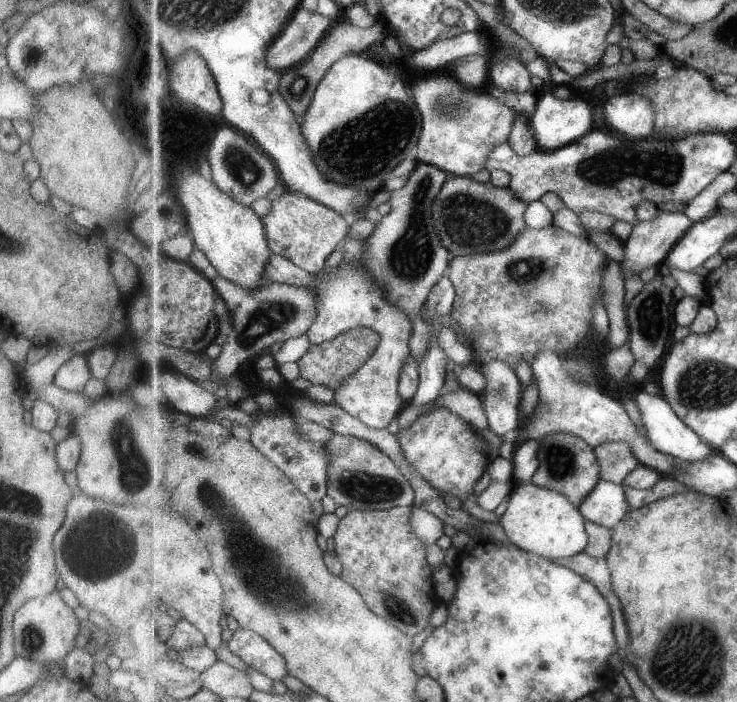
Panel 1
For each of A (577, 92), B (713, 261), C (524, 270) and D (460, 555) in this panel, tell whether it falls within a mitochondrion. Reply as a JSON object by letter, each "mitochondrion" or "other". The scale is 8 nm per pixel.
{"A":"other","B":"other","C":"mitochondrion","D":"other"}

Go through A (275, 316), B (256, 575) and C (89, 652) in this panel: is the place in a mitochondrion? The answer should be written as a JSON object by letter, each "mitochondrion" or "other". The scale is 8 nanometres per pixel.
{"A":"mitochondrion","B":"mitochondrion","C":"other"}

